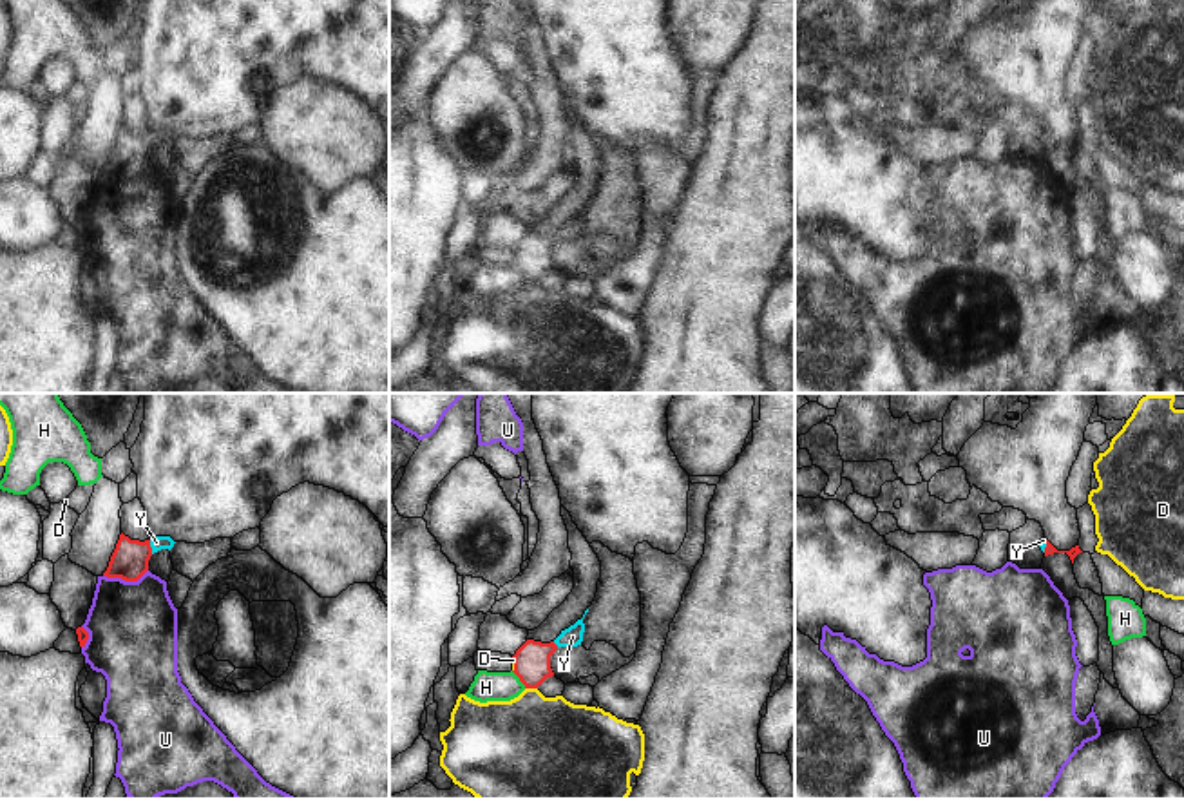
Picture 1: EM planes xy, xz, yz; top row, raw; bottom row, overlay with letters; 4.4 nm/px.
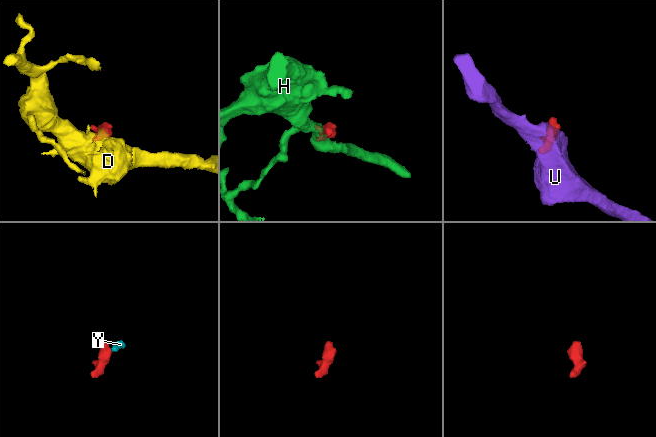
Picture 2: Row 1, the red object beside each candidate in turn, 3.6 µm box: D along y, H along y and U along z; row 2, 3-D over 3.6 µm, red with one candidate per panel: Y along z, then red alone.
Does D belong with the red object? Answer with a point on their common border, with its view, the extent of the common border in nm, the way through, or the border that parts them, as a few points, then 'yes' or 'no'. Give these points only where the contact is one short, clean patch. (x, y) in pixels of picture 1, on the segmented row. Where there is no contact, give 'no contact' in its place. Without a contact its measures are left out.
contact xz (531, 687); length 60 nm; border xz (525, 687), (536, 689); no

